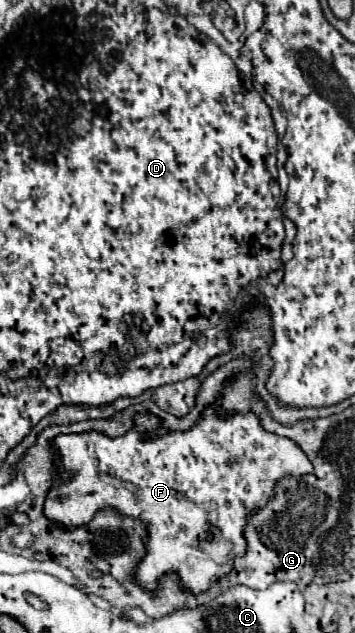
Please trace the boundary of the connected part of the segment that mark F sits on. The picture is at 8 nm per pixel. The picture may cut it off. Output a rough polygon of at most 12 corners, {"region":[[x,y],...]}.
{"region":[[254,411],[56,435],[44,517],[144,521],[134,581],[192,595],[312,461]]}

